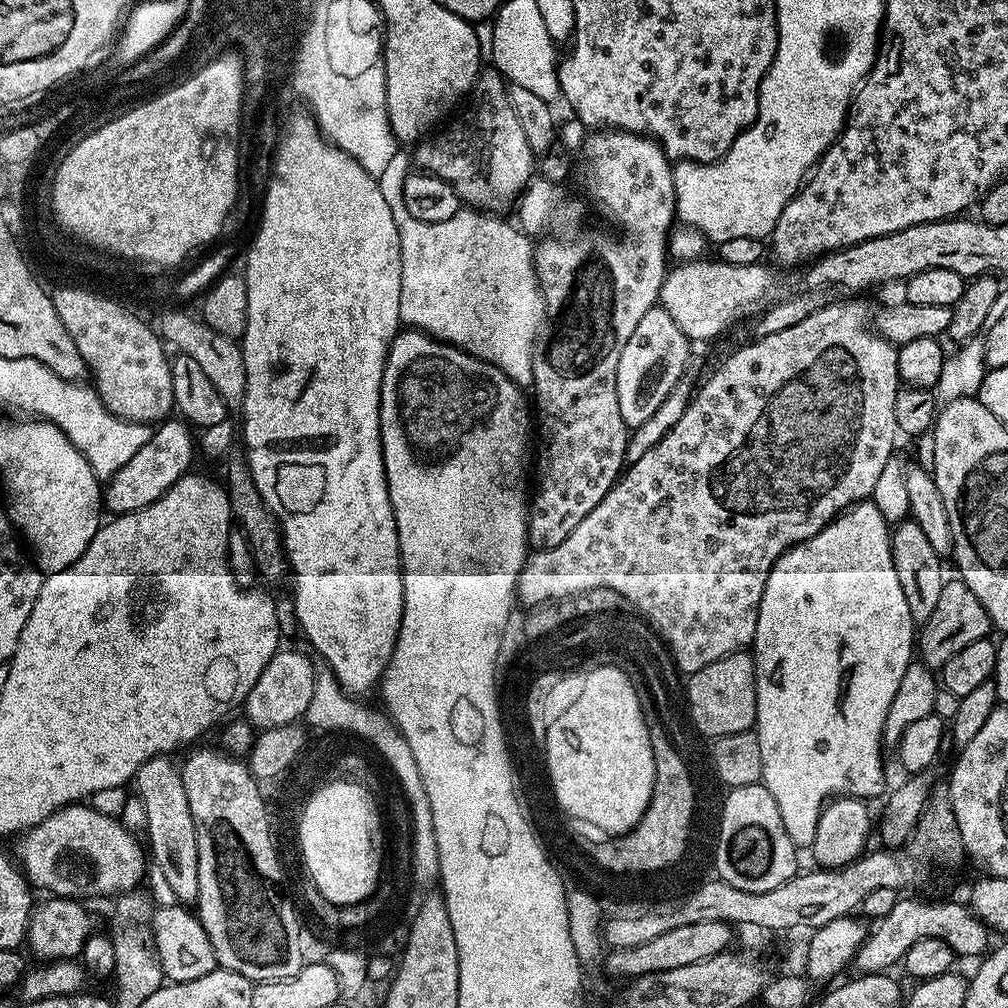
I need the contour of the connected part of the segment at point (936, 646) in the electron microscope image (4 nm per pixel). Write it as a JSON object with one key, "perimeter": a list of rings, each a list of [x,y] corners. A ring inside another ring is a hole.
{"perimeter":[[[959,578],[949,579],[942,586],[942,594],[938,597],[938,603],[934,605],[934,614],[930,614],[930,618],[926,618],[926,622],[919,625],[919,659],[928,668],[933,670],[943,669],[945,662],[954,654],[958,654],[958,650],[962,650],[965,646],[970,646],[970,642],[978,642],[985,639],[989,635],[988,632],[990,632],[990,621],[982,602],[978,602],[978,598],[974,598],[974,590],[967,588],[963,580]]]}

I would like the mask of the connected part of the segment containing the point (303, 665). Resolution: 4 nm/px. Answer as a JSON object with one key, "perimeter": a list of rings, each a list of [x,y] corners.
{"perimeter":[[[276,651],[270,662],[266,662],[266,670],[258,674],[258,682],[254,682],[242,705],[243,715],[260,730],[297,723],[307,713],[310,697],[314,695],[313,661],[308,661],[300,652],[284,651]]]}

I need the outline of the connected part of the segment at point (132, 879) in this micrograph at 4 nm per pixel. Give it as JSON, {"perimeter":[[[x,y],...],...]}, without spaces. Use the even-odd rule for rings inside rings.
{"perimeter":[[[77,802],[60,808],[50,818],[23,833],[24,849],[18,863],[33,889],[49,888],[56,898],[85,898],[84,896],[109,896],[131,892],[146,876],[146,848],[138,841],[137,833],[125,828],[117,817],[99,813],[87,803]]]}

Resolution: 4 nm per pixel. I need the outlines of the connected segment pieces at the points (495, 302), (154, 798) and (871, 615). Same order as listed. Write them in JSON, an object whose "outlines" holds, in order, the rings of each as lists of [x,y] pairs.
{"outlines":[[[[398,150],[378,178],[382,198],[386,198],[386,206],[390,206],[390,214],[394,214],[394,226],[398,226],[402,254],[401,321],[409,329],[425,332],[435,340],[452,344],[493,364],[522,390],[531,389],[532,361],[538,344],[536,335],[539,332],[541,335],[546,320],[544,296],[536,281],[533,241],[515,223],[507,224],[499,215],[483,210],[461,210],[454,218],[446,218],[446,222],[418,222],[418,218],[406,210],[406,201],[402,199],[402,186],[410,171],[410,156],[404,152],[407,151]]],[[[156,756],[153,760],[147,762],[139,768],[134,777],[134,785],[136,784],[136,792],[138,795],[138,803],[142,806],[146,806],[146,848],[150,853],[150,863],[154,866],[158,866],[158,870],[162,870],[162,874],[166,877],[166,883],[170,885],[174,890],[174,898],[184,906],[195,905],[198,898],[198,834],[196,833],[196,827],[194,826],[194,814],[190,814],[190,802],[186,802],[186,790],[182,786],[182,778],[180,777],[180,768],[177,765],[171,764],[171,759],[168,756]]],[[[861,502],[854,504],[850,508],[845,508],[836,519],[830,521],[823,530],[818,534],[814,534],[814,538],[803,540],[800,544],[795,544],[788,552],[783,552],[778,558],[778,562],[770,570],[770,574],[766,578],[766,590],[762,594],[762,602],[758,606],[758,622],[756,623],[756,639],[754,641],[754,659],[756,661],[756,722],[754,731],[758,738],[758,746],[762,746],[762,777],[766,781],[766,786],[770,790],[770,794],[774,794],[774,802],[778,802],[778,814],[782,814],[782,826],[786,826],[786,834],[790,834],[790,838],[798,846],[811,845],[814,838],[814,830],[818,826],[818,818],[820,811],[829,800],[837,796],[859,796],[861,798],[869,798],[868,796],[876,796],[880,792],[880,787],[884,784],[884,760],[880,757],[880,748],[882,749],[882,741],[884,738],[884,723],[886,722],[886,710],[890,710],[890,702],[894,698],[894,693],[898,690],[898,682],[902,682],[902,674],[906,674],[908,665],[914,660],[914,625],[910,608],[906,606],[906,596],[902,594],[902,586],[898,583],[897,571],[894,570],[894,562],[892,561],[892,538],[890,535],[889,521],[884,519],[884,515],[880,513],[876,504],[871,502]]]]}

